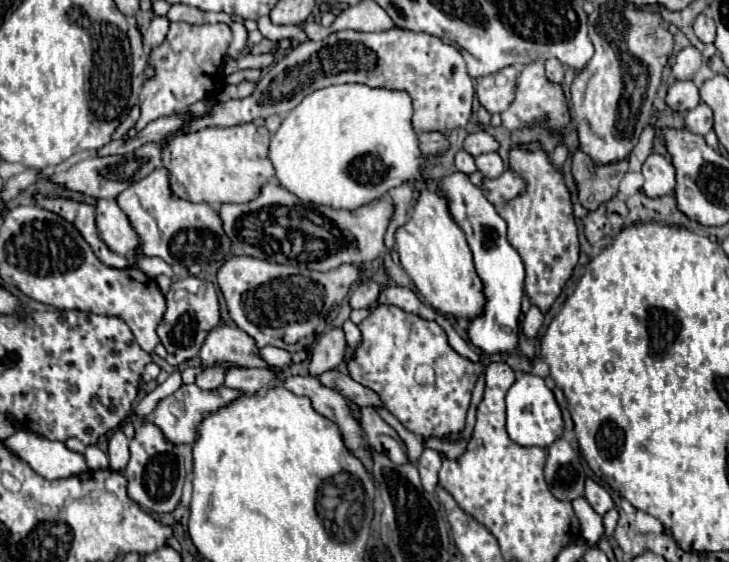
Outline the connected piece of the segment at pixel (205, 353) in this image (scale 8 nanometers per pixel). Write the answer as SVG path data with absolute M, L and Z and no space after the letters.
M218 325L212 329L200 349L202 367L230 363L232 367L258 367L268 369L270 365L260 357L256 341L238 327Z

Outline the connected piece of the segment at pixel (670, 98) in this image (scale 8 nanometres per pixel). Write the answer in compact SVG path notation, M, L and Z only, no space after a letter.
M674 81L666 95L666 105L674 111L688 111L700 103L698 87L694 81Z

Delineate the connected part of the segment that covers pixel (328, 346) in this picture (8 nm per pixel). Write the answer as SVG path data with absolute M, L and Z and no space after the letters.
M342 329L322 333L316 339L314 349L310 351L308 373L312 377L320 377L326 371L334 371L342 363L344 355L346 355L346 337L342 335Z

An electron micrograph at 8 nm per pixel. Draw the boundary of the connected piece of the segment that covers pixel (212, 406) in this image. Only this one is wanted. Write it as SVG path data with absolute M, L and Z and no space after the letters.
M194 383L192 385L182 385L174 395L162 399L156 405L156 409L154 409L154 423L162 429L166 439L170 439L172 443L176 443L176 445L180 445L180 443L194 443L196 437L198 437L198 425L202 423L202 419L208 417L210 413L216 413L218 409L230 405L240 395L242 395L242 391L234 391L234 389L228 389L224 385L214 389L214 391L202 391Z

